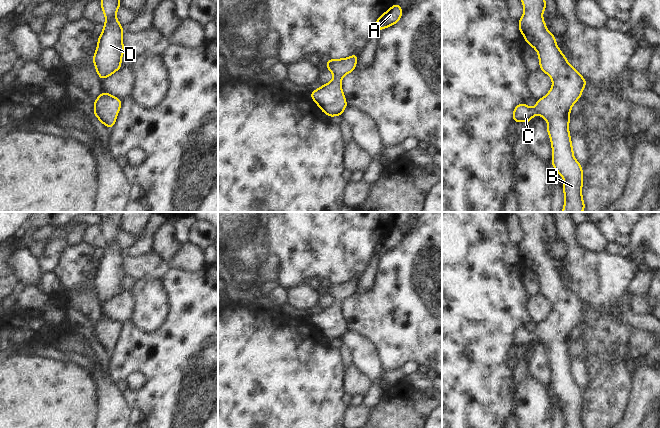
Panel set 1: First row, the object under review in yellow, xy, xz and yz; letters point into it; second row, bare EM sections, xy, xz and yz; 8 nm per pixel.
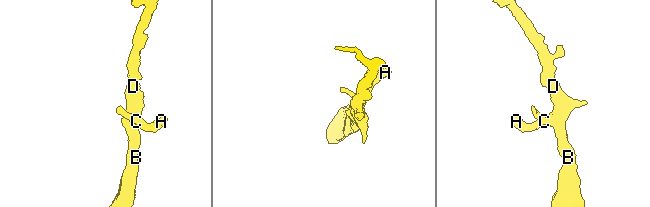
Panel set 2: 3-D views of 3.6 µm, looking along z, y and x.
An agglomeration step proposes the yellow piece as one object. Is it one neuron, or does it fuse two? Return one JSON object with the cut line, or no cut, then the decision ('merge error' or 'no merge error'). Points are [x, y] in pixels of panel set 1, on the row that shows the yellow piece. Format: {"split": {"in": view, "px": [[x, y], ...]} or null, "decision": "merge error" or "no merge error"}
{"split": null, "decision": "no merge error"}

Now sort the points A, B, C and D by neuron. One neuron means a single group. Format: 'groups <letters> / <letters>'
groups A B C D

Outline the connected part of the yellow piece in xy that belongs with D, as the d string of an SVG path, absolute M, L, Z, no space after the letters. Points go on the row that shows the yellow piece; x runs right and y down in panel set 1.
M100 0L100 3L106 21L98 38L93 62L100 80L103 80L121 68L121 57L125 48L122 41L124 28L116 18L116 12L121 5L120 0Z

